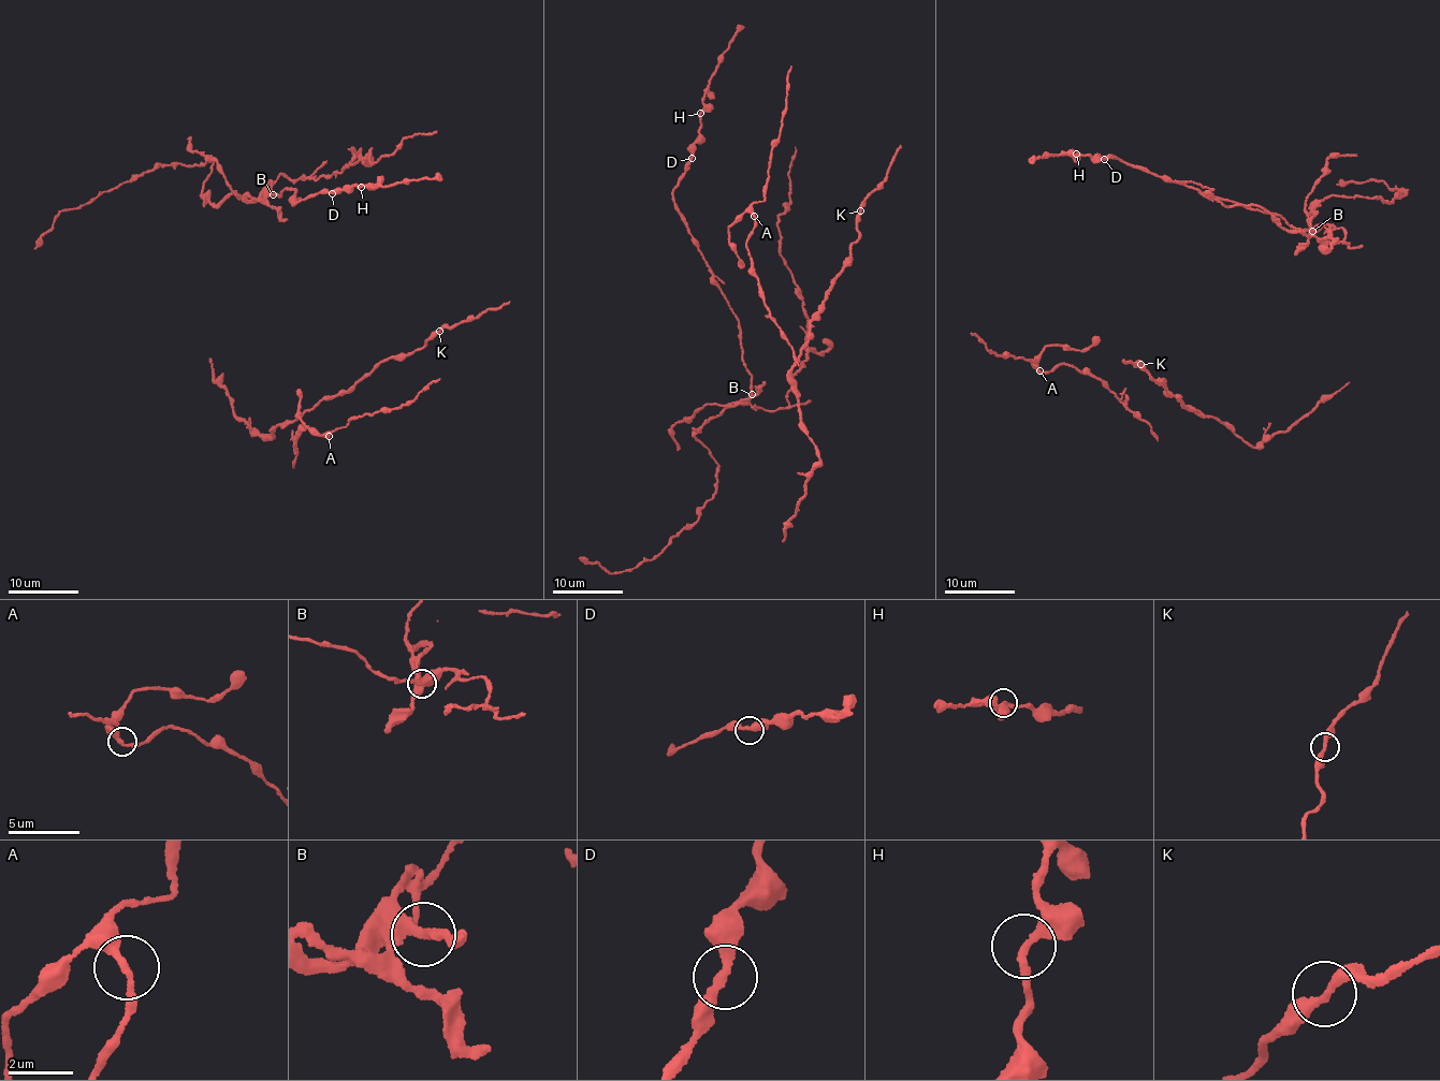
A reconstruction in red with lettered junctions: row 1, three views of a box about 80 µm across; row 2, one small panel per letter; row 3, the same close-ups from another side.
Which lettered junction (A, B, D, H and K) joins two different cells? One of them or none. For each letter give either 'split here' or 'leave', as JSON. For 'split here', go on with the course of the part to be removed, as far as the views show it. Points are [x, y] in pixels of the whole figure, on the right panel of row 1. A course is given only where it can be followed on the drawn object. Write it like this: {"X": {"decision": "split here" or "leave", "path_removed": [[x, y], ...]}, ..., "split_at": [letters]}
{"A": {"decision": "leave"}, "B": {"decision": "split here", "path_removed": [[1312, 231], [1315, 212], [1310, 213], [1320, 200], [1378, 196], [1391, 202], [1406, 193], [1383, 179], [1336, 185]]}, "D": {"decision": "leave"}, "H": {"decision": "leave"}, "K": {"decision": "leave"}, "split_at": ["B"]}

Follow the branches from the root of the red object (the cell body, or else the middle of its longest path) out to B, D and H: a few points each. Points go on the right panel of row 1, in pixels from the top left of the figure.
B: (1323, 244), (1347, 243), (1342, 239), (1343, 230), (1323, 224), (1312, 231)
D: (1323, 244), (1347, 243), (1343, 230), (1323, 224), (1296, 230), (1278, 216), (1212, 198), (1116, 158), (1104, 159)
H: (1323, 244), (1347, 243), (1343, 230), (1323, 224), (1296, 230), (1278, 216), (1212, 198), (1116, 158), (1076, 154)

